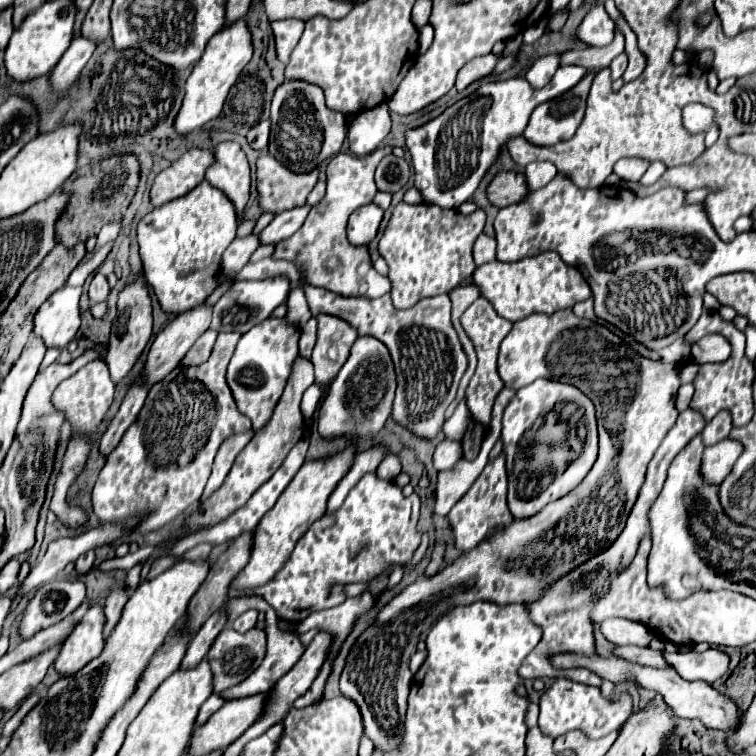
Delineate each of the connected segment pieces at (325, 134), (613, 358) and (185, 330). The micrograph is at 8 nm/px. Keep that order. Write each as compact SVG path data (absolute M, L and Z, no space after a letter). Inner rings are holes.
M284 82L272 100L272 132L270 132L270 154L278 158L288 170L296 174L310 172L330 156L334 156L344 138L344 114L328 110L324 104L324 94L318 86L302 82Z
M570 308L558 310L550 316L532 314L524 320L514 322L510 334L502 340L498 354L498 374L504 386L518 390L532 384L538 378L548 378L554 382L572 384L578 390L582 390L596 406L600 434L598 460L588 472L588 476L564 498L550 502L532 518L514 520L504 532L492 534L478 548L458 556L452 564L444 566L434 576L418 580L412 586L408 586L402 594L398 594L388 606L380 610L376 622L360 636L340 676L340 690L346 698L354 700L354 704L358 706L364 722L364 734L374 742L378 750L386 752L386 748L396 748L402 740L402 720L406 718L406 700L414 678L408 668L408 660L416 652L420 634L428 630L442 614L446 614L454 606L466 606L478 600L490 600L494 604L512 604L512 602L532 604L540 600L556 580L572 572L582 562L594 558L598 552L610 548L614 540L622 534L626 518L644 484L646 466L652 460L664 436L668 434L668 430L676 424L678 410L674 402L680 388L680 370L682 364L666 364L642 358L628 344L618 340L618 336L612 334L606 326L576 318ZM618 412L626 412L622 428L618 428Z
M200 304L200 306L196 306L196 308L192 308L192 310L184 312L184 314L178 314L176 318L172 318L168 322L168 326L154 338L154 342L150 346L148 360L146 360L146 366L142 370L146 386L152 386L152 384L160 382L166 374L170 374L180 364L180 360L190 350L190 346L210 328L210 320L212 320L212 306Z

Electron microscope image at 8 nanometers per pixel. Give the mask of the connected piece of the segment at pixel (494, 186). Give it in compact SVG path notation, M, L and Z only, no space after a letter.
M500 170L486 188L486 196L488 196L490 204L496 208L506 208L510 204L518 204L518 202L526 200L528 194L530 194L530 190L526 184L526 176L520 172L514 172L514 170Z

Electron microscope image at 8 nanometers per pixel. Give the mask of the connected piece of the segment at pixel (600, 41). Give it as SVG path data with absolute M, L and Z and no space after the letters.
M596 2L578 26L578 38L590 46L606 46L614 40L614 22L604 10L602 2Z

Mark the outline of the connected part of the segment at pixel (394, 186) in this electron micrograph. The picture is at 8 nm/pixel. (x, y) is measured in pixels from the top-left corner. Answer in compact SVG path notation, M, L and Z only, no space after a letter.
M390 154L376 168L376 186L380 192L394 194L410 182L410 176L412 172L410 172L408 162Z

